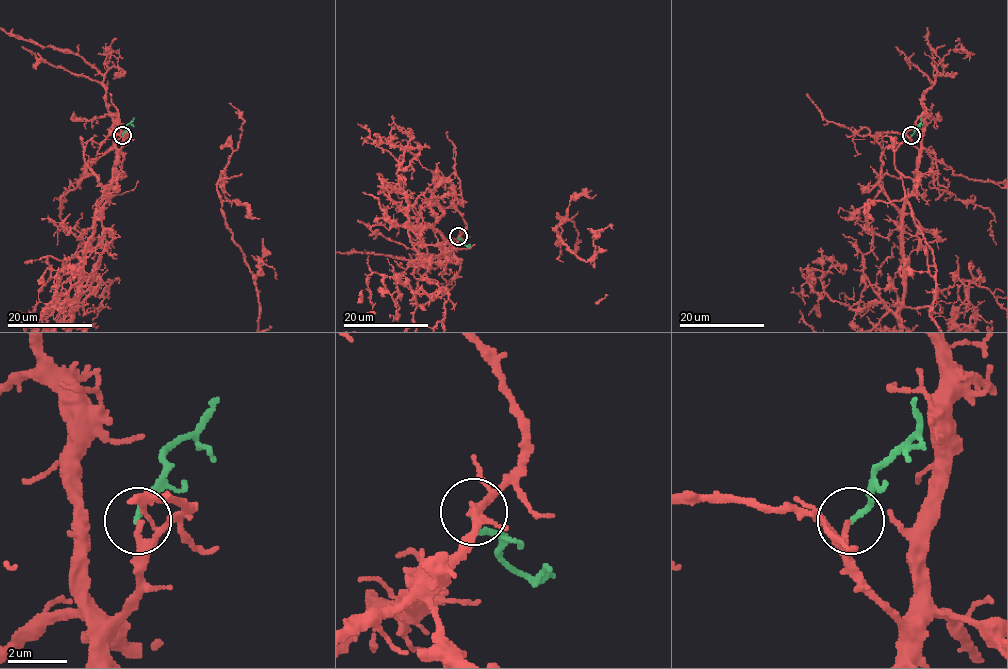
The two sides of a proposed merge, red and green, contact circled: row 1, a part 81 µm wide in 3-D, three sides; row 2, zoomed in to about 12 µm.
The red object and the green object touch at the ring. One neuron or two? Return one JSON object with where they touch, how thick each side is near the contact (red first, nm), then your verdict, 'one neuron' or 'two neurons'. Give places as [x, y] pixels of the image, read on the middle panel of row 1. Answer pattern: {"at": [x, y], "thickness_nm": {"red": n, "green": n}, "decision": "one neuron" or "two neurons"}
{"at": [458, 236], "thickness_nm": {"red": 140, "green": 180}, "decision": "one neuron"}

